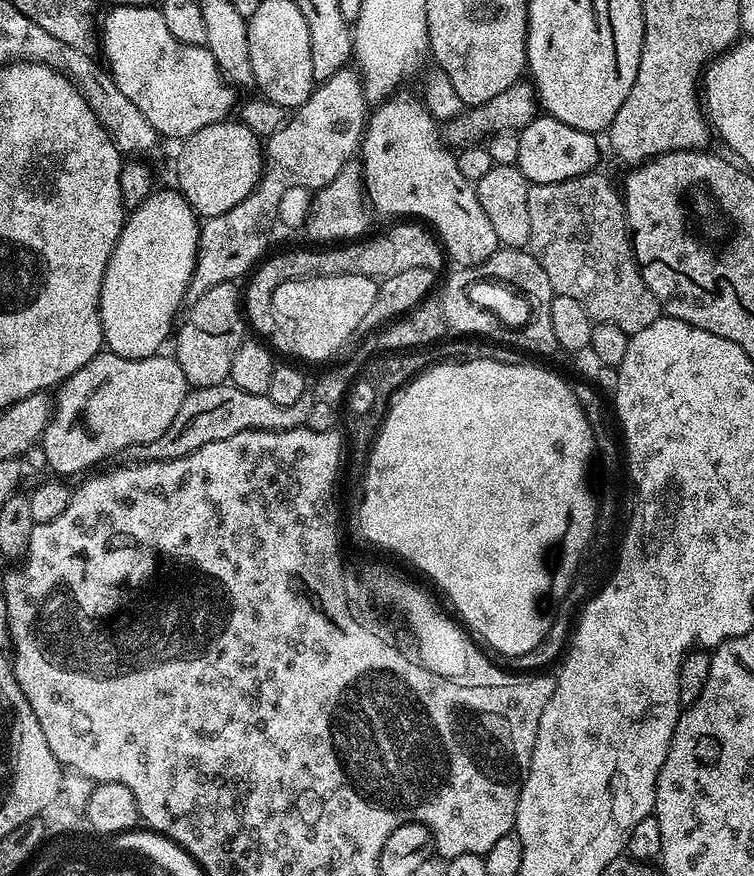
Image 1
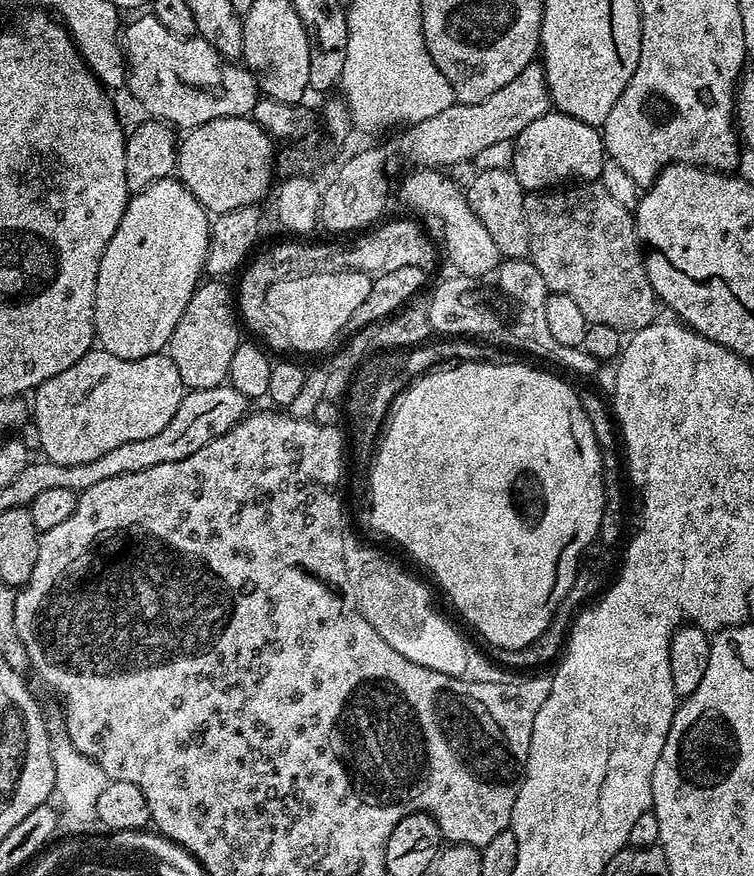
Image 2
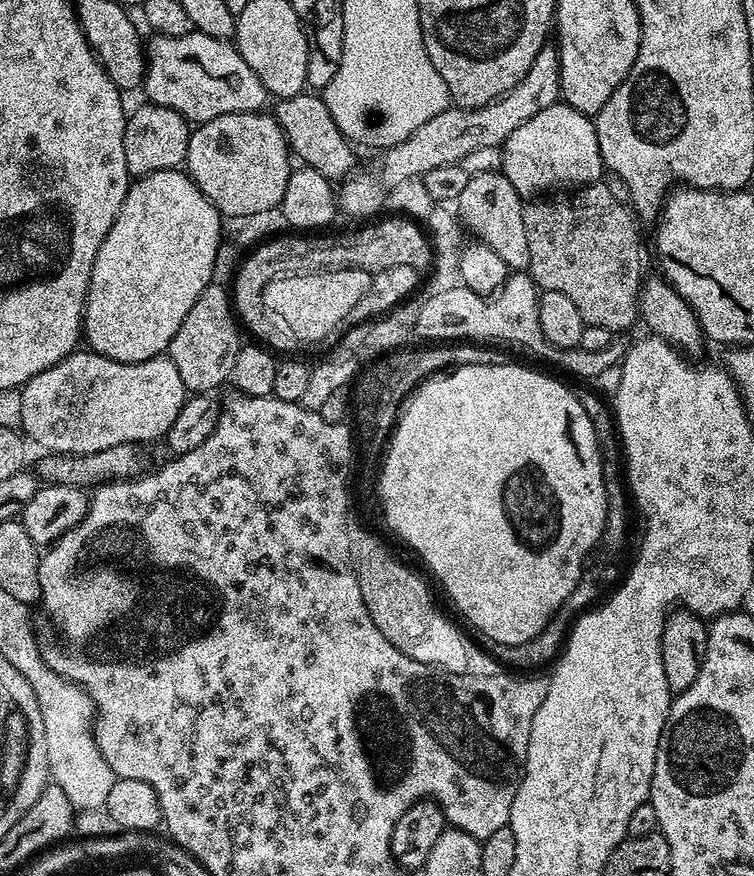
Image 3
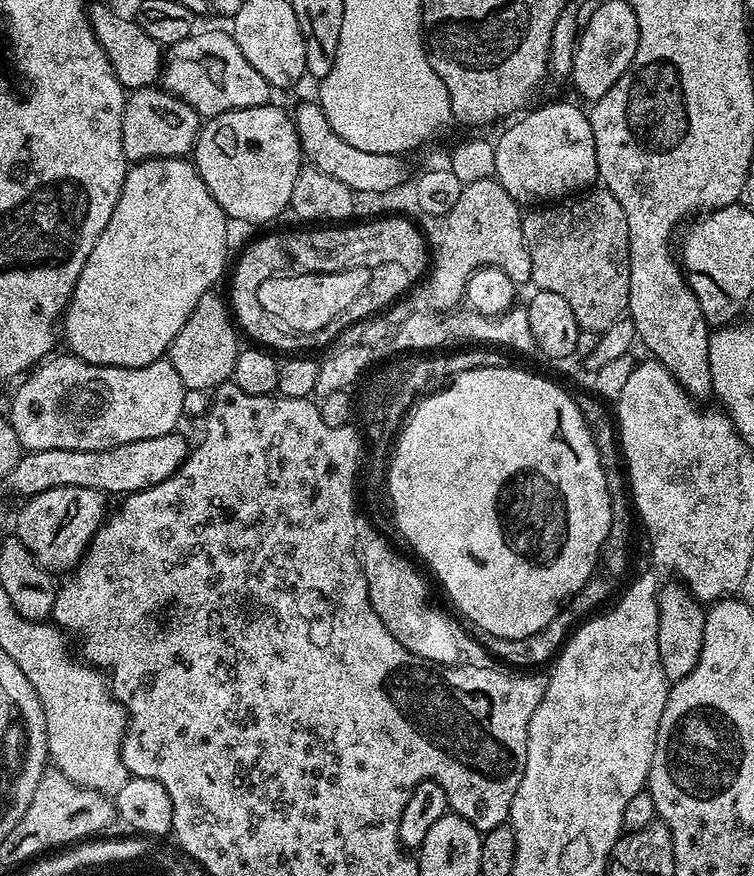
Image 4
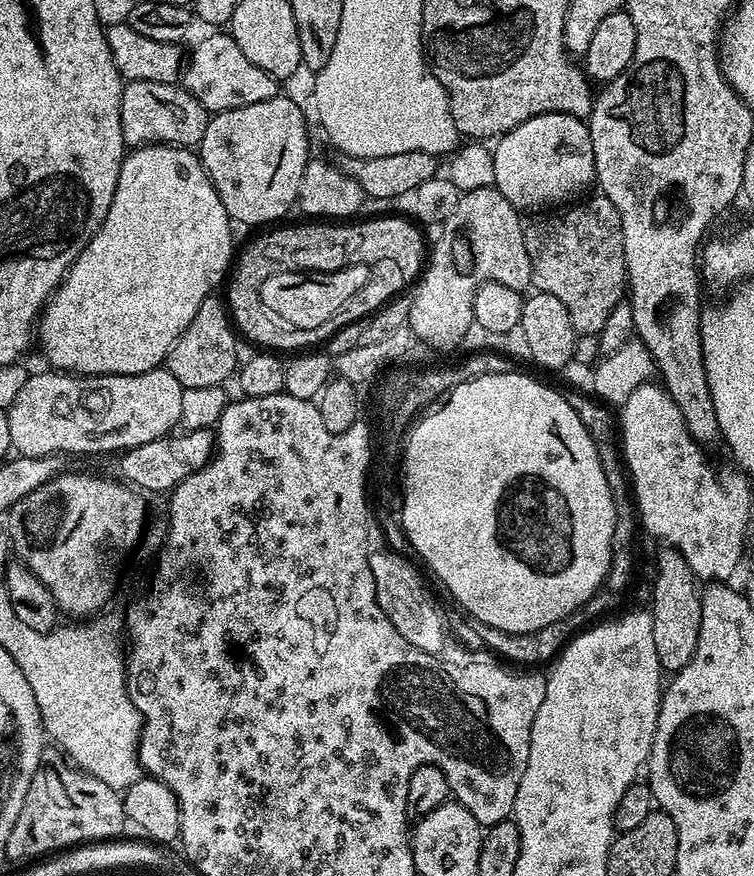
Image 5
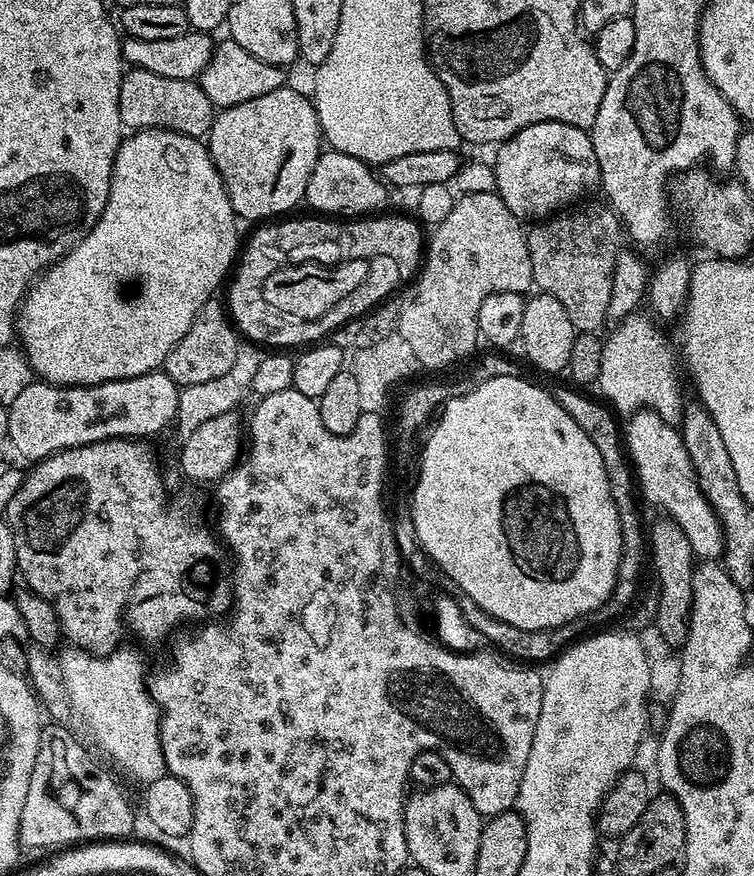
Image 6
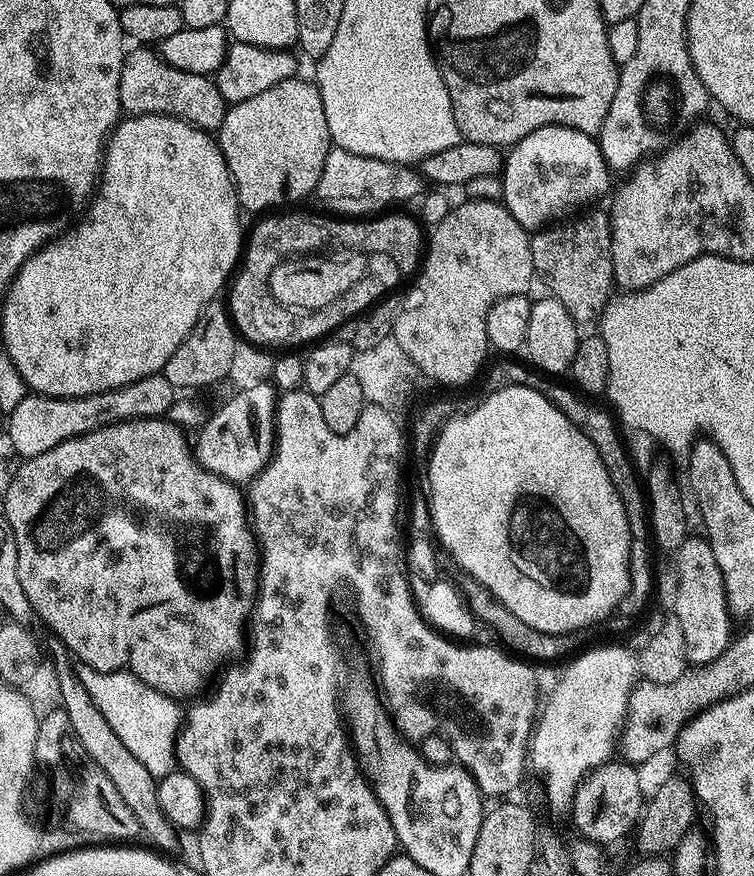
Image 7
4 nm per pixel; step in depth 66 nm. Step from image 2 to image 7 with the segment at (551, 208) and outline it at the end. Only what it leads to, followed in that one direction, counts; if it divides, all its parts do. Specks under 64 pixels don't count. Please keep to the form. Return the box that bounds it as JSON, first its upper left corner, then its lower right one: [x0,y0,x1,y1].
[531,211,614,326]

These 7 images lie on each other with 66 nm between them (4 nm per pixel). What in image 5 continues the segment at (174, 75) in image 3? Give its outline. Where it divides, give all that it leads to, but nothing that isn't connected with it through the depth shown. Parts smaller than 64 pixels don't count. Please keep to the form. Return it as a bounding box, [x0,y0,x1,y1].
[182,31,278,114]

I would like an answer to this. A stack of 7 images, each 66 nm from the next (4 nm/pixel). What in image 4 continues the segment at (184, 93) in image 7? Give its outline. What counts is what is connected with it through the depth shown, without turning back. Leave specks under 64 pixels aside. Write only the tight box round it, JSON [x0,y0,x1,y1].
[122,87,202,162]

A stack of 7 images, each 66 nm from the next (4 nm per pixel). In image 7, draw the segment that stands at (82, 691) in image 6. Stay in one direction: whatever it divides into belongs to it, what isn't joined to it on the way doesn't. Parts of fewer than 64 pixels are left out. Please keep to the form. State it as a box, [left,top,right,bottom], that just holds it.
[78,667,182,778]

